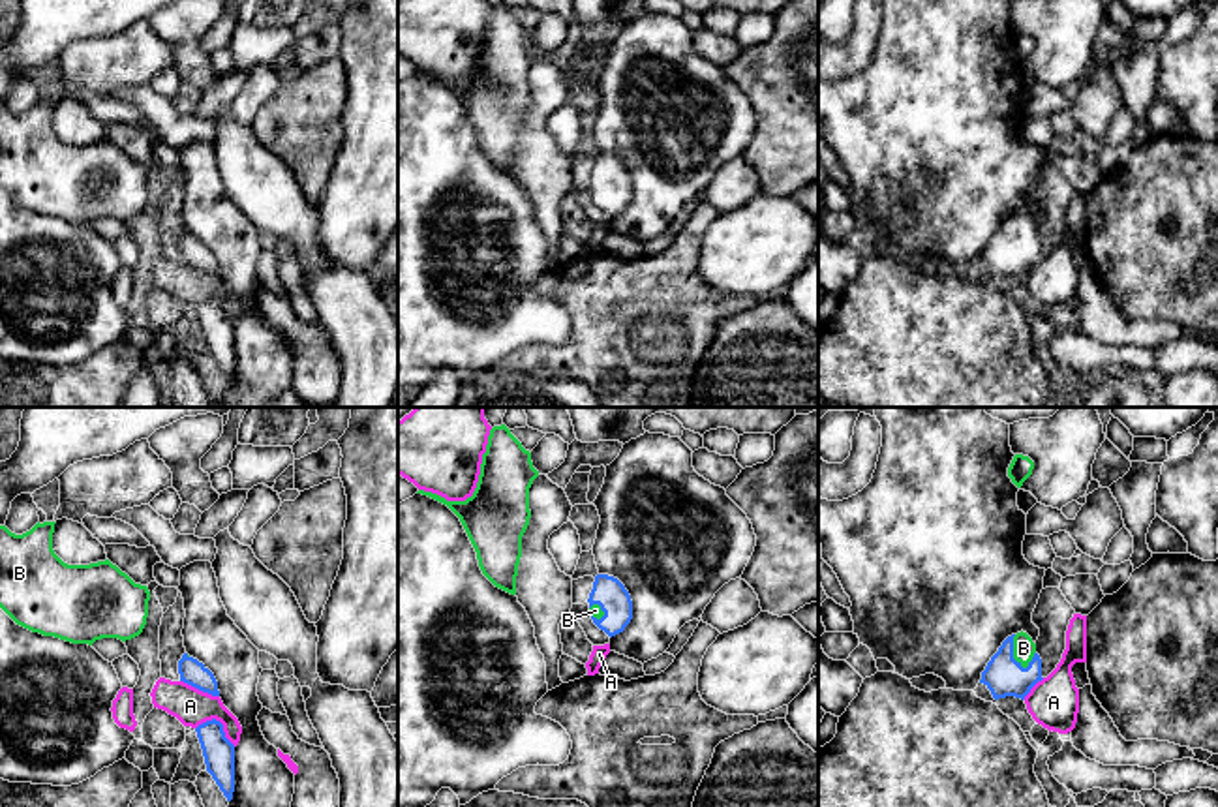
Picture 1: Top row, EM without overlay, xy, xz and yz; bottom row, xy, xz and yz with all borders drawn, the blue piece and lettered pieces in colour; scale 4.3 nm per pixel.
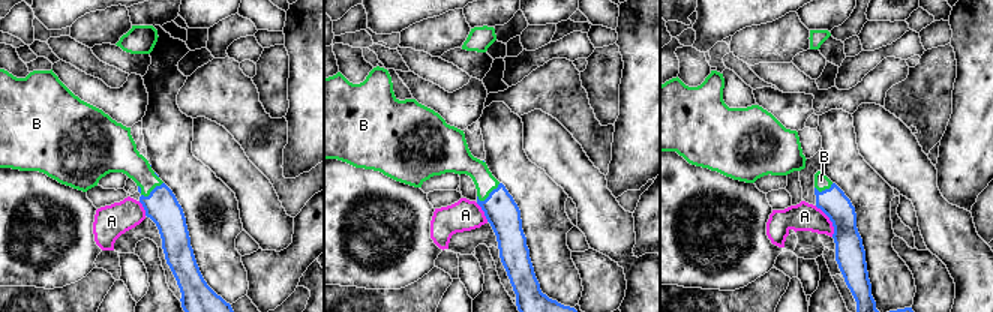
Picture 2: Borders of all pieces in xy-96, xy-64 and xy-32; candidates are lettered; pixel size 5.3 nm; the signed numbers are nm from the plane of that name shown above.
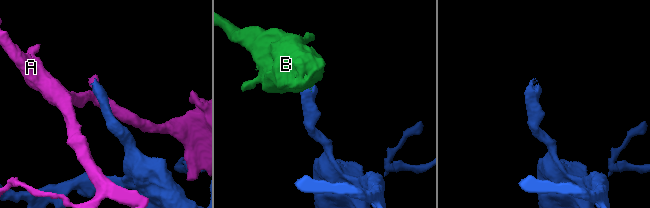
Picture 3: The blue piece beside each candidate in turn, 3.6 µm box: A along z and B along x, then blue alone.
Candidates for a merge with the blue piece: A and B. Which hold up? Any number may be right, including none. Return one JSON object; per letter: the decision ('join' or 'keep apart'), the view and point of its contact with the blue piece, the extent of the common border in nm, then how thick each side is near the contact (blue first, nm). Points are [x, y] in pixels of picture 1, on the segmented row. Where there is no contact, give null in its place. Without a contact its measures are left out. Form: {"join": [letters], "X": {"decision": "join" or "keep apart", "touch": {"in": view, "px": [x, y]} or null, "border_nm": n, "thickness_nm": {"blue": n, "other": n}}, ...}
{"join": ["B"], "A": {"decision": "keep apart", "touch": {"in": "xy", "px": [220, 723]}, "border_nm": 190, "thickness_nm": {"blue": 140, "other": 160}}, "B": {"decision": "join", "touch": {"in": "yz", "px": [1012, 652]}, "border_nm": 160, "thickness_nm": {"blue": 170, "other": 100}}}

